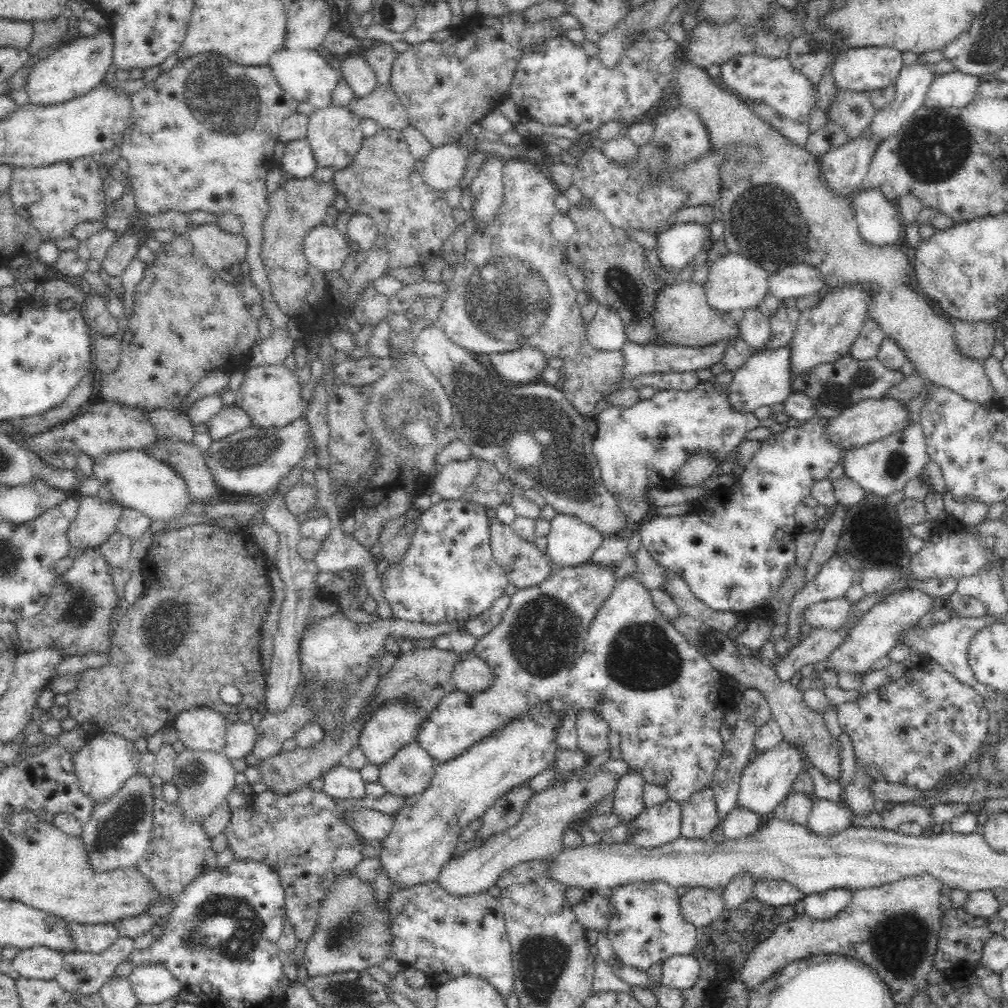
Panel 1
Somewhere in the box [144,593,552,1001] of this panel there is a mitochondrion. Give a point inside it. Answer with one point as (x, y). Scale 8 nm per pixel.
(250, 926)

